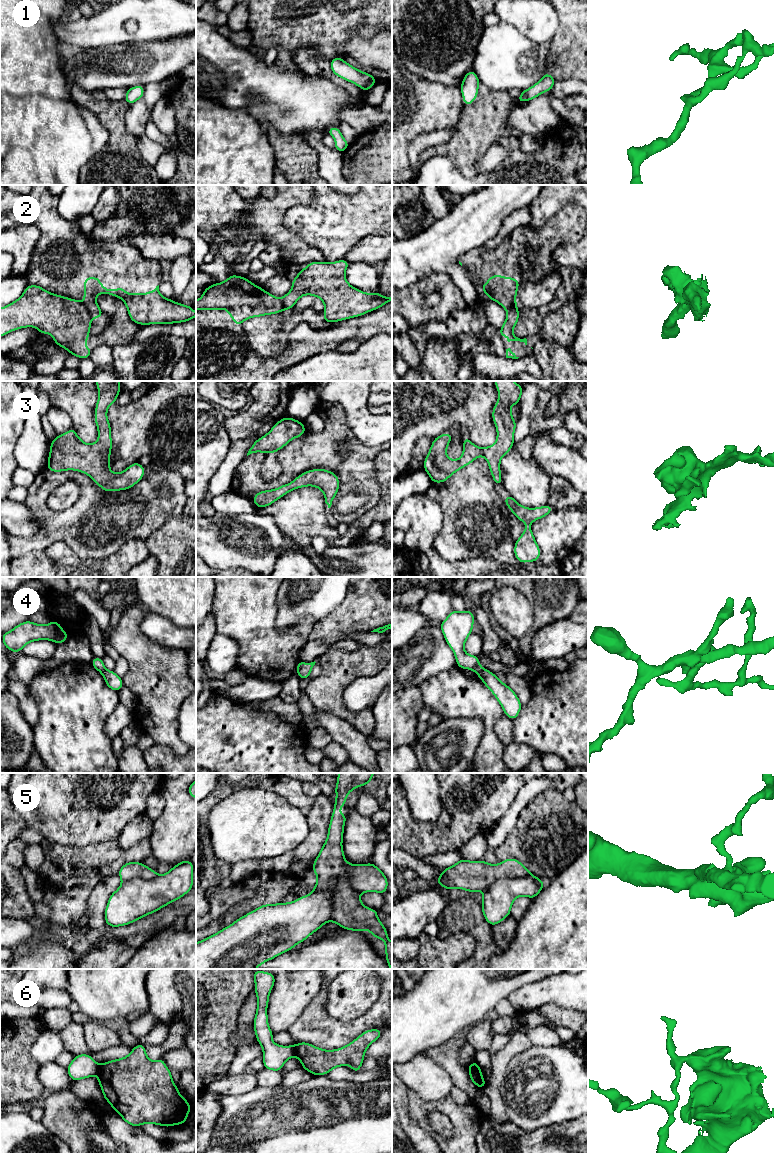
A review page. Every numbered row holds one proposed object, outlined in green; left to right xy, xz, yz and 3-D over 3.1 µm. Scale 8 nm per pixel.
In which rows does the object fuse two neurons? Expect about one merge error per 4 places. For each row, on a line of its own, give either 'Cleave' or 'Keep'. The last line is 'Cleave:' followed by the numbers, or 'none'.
1: Keep
2: Cleave
3: Keep
4: Cleave
5: Cleave
6: Cleave
Cleave: 2, 4, 5, 6

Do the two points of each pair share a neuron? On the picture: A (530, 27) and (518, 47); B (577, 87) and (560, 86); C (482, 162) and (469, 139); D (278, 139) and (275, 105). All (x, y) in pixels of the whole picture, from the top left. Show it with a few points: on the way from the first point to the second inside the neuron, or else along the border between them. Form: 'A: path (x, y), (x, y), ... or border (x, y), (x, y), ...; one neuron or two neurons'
A: border (506, 22), (515, 26), (532, 41), (545, 44); two neurons
B: path (573, 87), (564, 87); one neuron
C: border (495, 142), (476, 160), (477, 173); two neurons
D: border (270, 125), (282, 134), (300, 135); two neurons

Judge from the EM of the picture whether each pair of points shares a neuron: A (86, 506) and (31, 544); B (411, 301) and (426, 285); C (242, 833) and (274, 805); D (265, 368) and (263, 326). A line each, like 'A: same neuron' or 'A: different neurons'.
A: same neuron
B: same neuron
C: same neuron
D: different neurons

